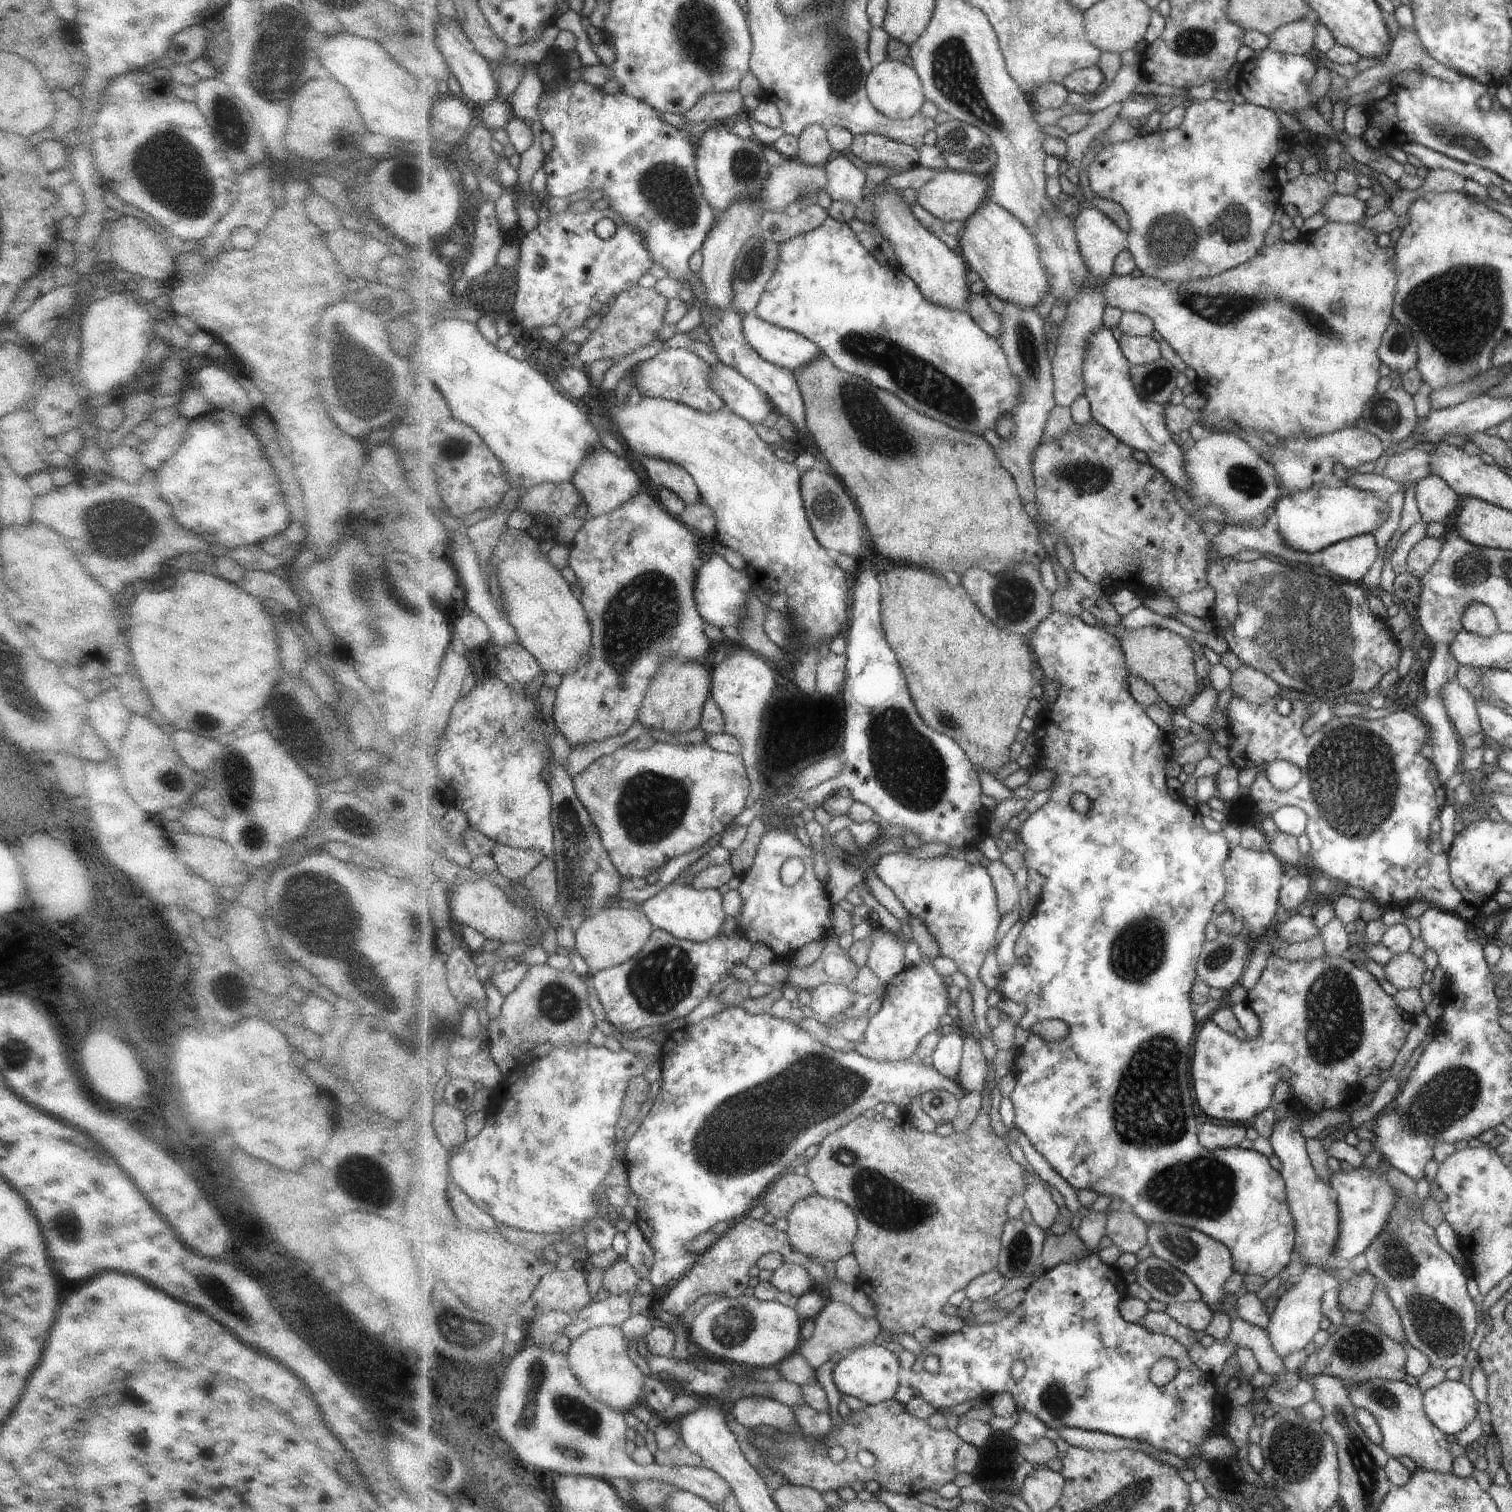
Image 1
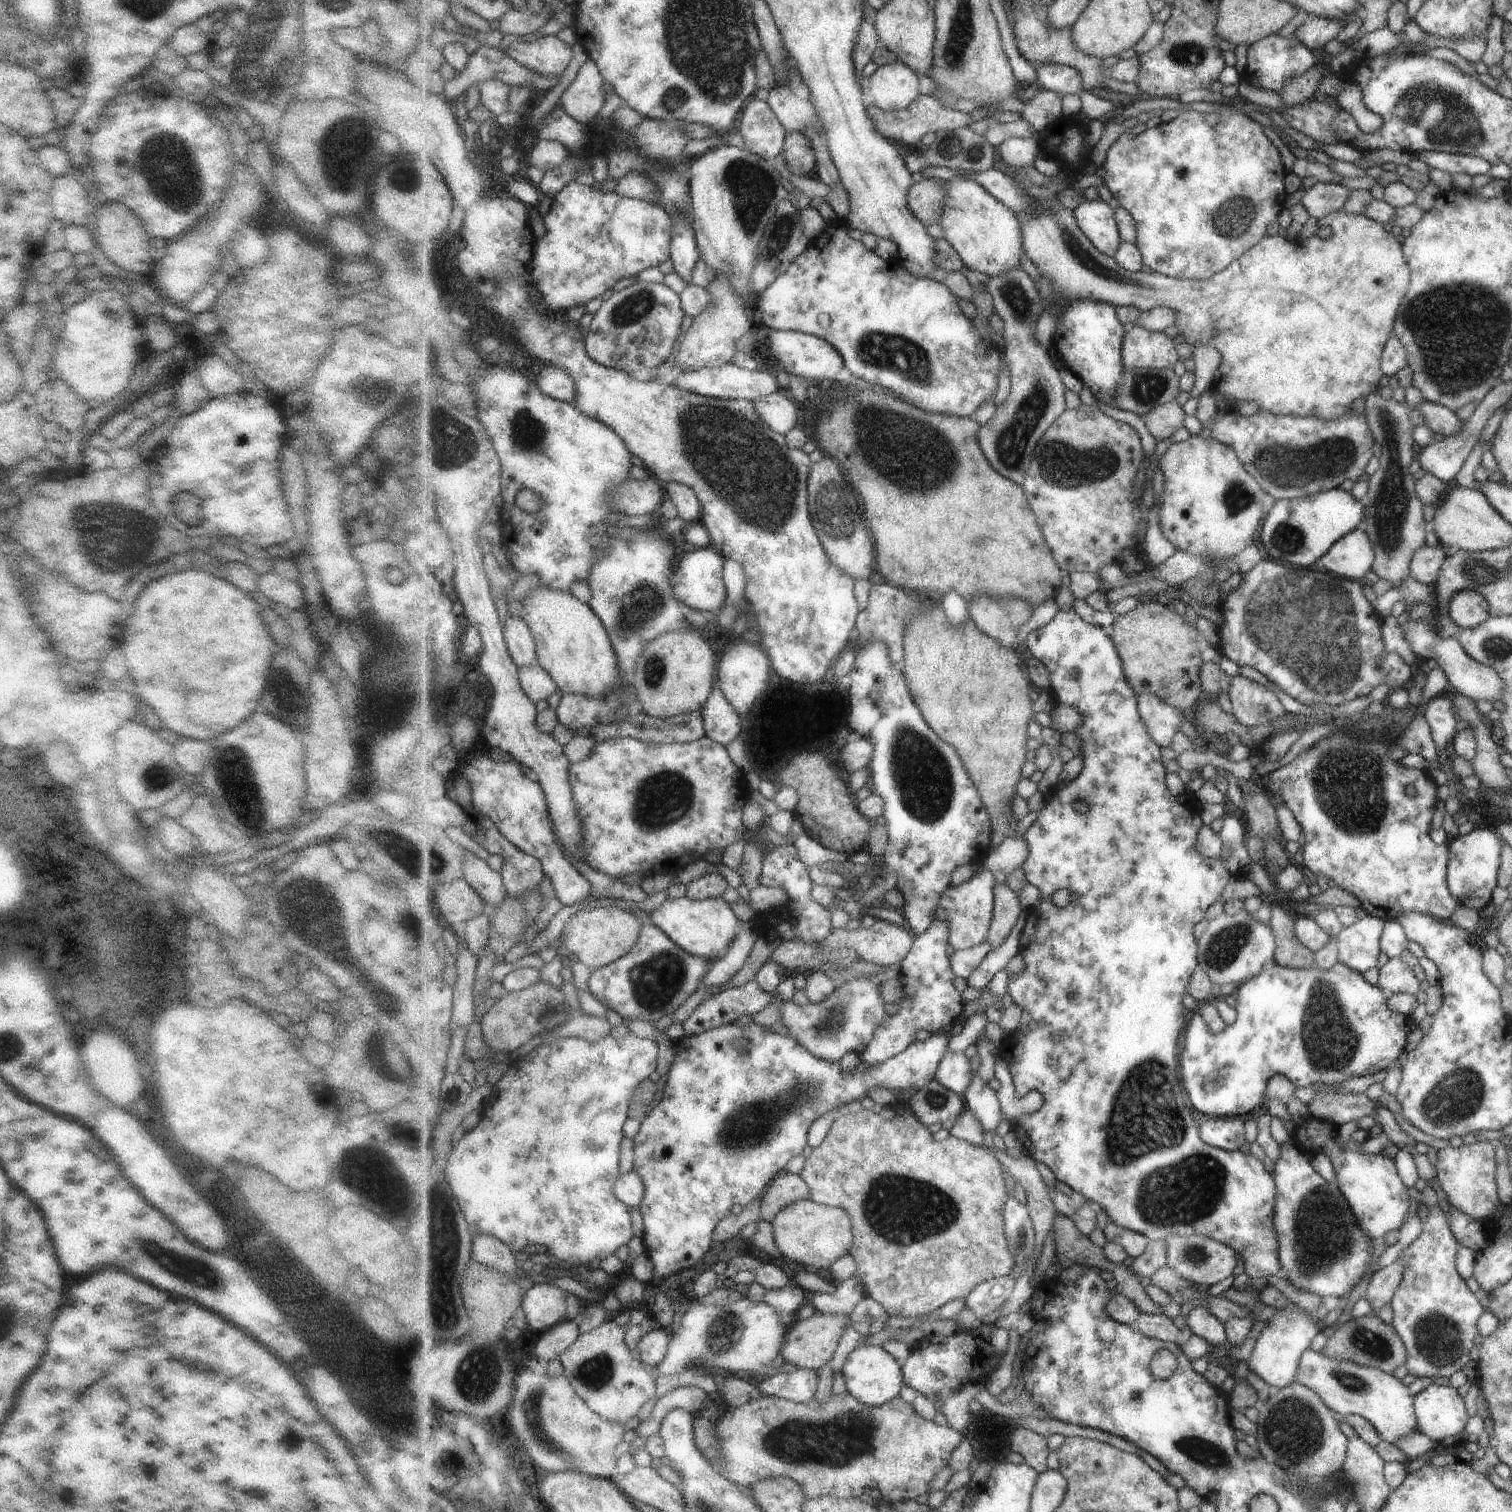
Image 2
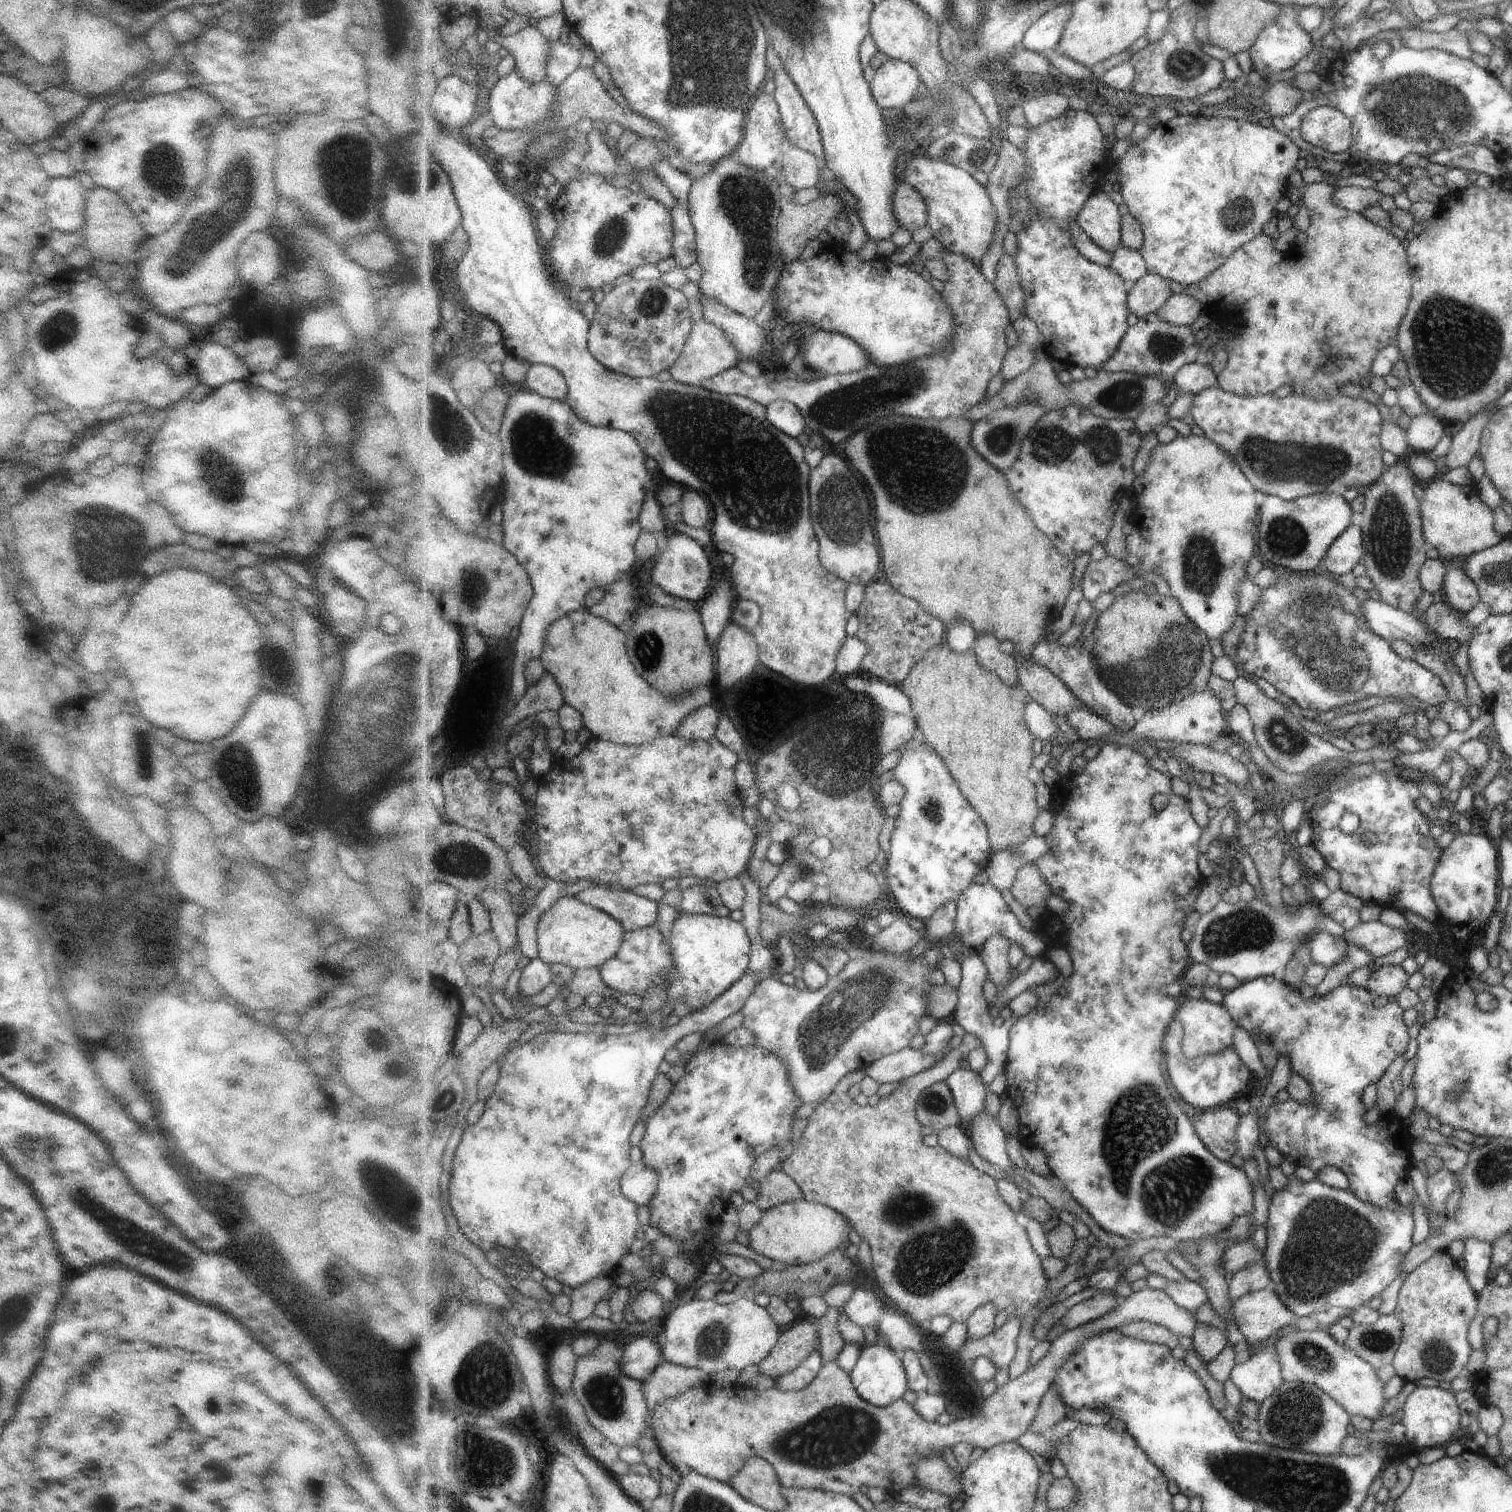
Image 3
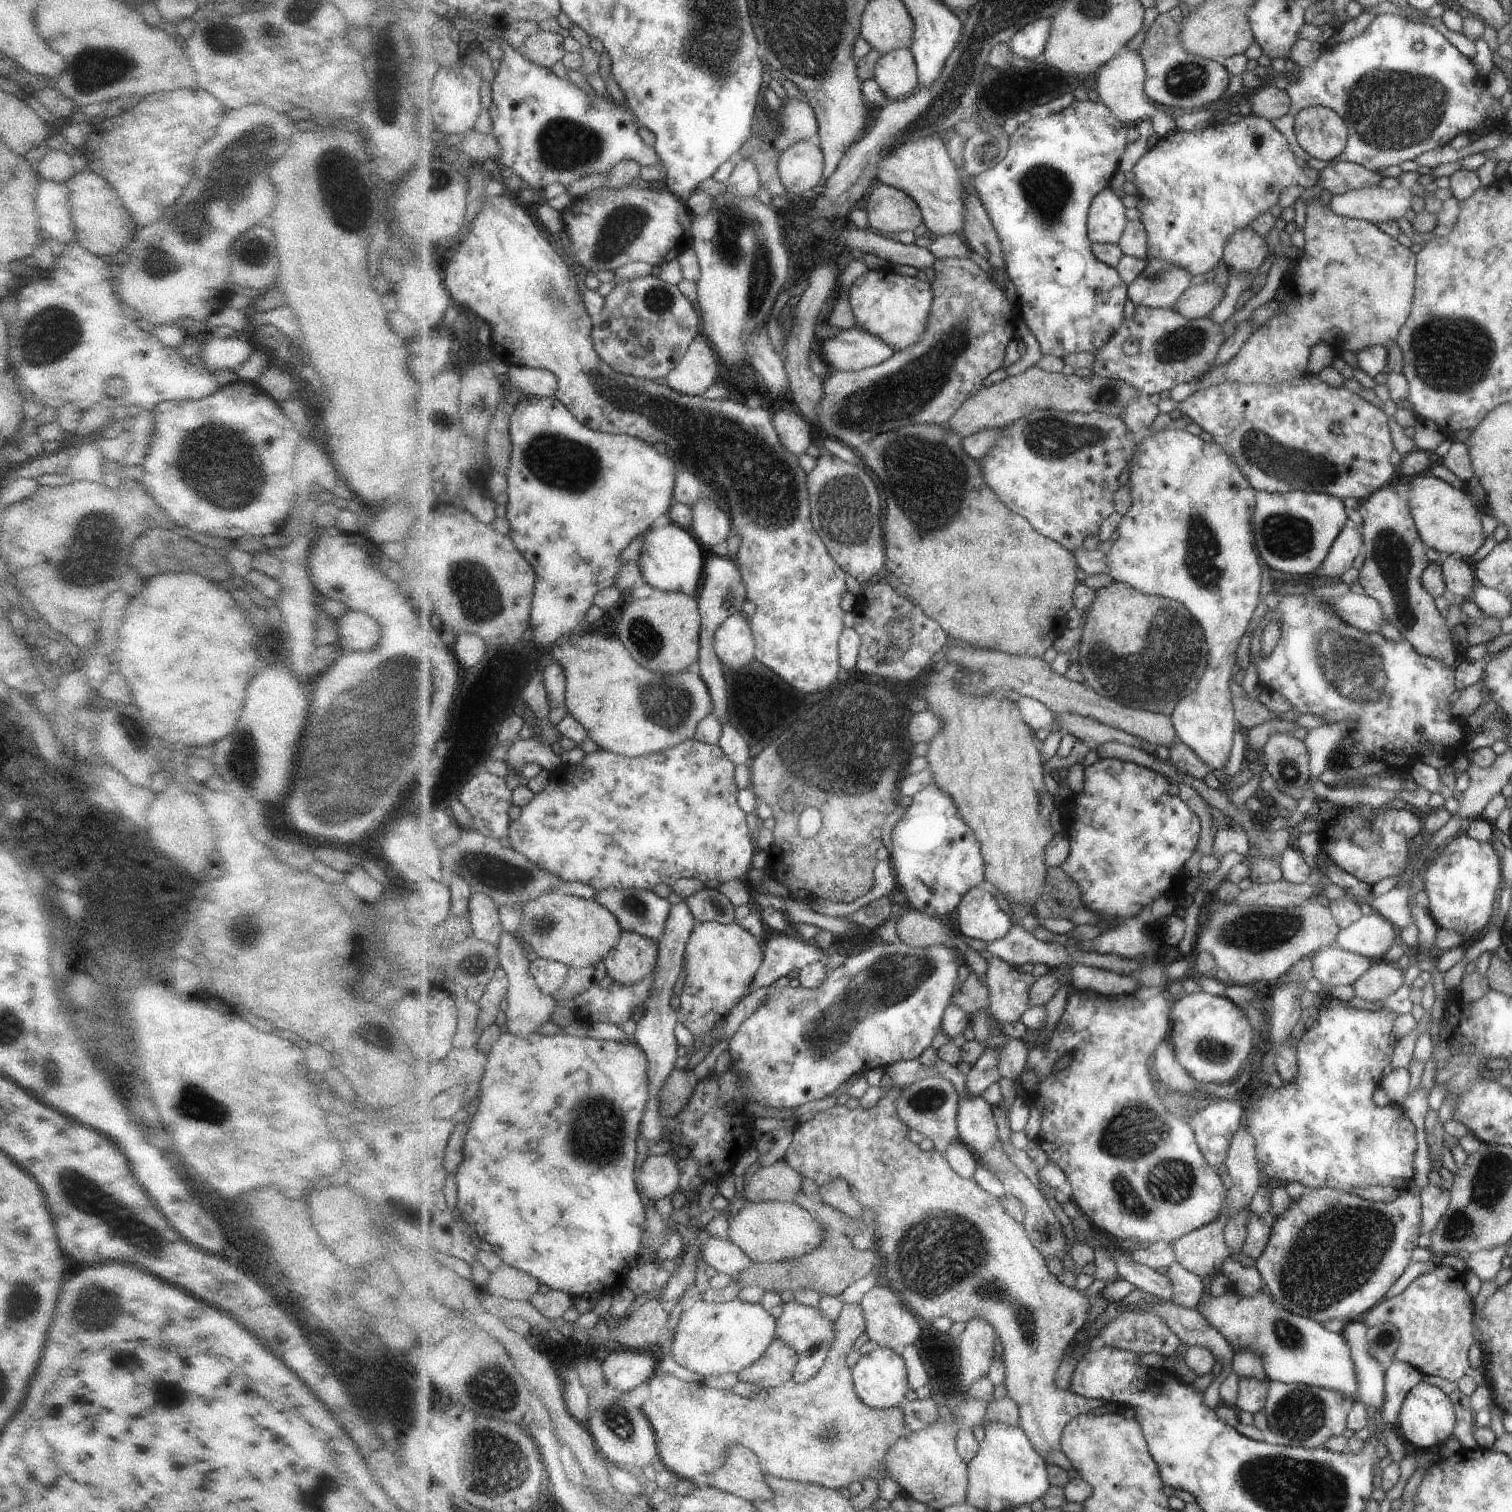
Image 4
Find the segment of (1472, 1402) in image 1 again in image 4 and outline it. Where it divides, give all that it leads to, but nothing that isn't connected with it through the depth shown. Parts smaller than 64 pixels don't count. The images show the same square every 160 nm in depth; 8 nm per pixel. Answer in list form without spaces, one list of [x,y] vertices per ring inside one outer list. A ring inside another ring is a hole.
[[[1421,1380],[1407,1392],[1395,1426],[1401,1440],[1413,1444],[1419,1450],[1429,1451],[1440,1446],[1447,1437],[1451,1436],[1454,1422],[1454,1410],[1446,1393]]]

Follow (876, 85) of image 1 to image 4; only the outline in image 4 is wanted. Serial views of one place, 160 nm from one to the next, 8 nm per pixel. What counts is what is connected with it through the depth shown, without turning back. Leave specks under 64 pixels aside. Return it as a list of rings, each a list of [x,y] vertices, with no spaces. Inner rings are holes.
[[[895,49],[883,54],[876,64],[874,77],[890,101],[904,99],[921,86],[916,56],[911,49]]]

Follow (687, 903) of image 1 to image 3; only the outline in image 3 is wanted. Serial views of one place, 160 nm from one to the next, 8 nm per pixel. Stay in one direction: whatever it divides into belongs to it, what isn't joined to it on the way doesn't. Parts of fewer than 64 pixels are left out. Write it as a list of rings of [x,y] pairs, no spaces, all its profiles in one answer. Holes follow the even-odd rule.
[[[679,911],[667,939],[680,974],[678,988],[685,991],[685,1003],[693,1007],[691,1012],[720,998],[748,972],[752,940],[746,926],[731,916]]]

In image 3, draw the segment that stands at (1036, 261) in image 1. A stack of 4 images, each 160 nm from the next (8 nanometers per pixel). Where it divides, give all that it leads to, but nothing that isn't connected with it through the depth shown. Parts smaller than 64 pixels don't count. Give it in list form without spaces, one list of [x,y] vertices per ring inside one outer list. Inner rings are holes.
[[[928,152],[910,158],[899,179],[924,196],[928,204],[928,225],[933,229],[935,240],[947,250],[962,254],[980,264],[991,248],[997,230],[996,208],[986,185],[979,184],[964,168],[930,157]]]

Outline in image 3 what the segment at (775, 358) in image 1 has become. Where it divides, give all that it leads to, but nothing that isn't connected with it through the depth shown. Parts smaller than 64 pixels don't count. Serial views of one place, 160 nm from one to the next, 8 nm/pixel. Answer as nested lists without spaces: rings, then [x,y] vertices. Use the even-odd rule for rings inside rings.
[[[819,328],[809,336],[795,335],[794,339],[799,349],[798,341],[802,340],[806,366],[824,375],[860,371],[873,362],[859,341],[841,333]]]

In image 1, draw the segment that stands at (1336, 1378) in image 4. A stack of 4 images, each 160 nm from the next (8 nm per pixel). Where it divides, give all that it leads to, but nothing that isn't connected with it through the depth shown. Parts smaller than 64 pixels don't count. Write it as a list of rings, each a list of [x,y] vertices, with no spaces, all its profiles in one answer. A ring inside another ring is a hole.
[[[1374,1378],[1356,1385],[1351,1385],[1344,1379],[1341,1380],[1348,1386],[1349,1402],[1355,1408],[1361,1407],[1368,1410],[1375,1417],[1382,1434],[1380,1445],[1391,1458],[1410,1458],[1419,1469],[1423,1469],[1424,1471],[1438,1473],[1452,1472],[1454,1457],[1449,1451],[1450,1444],[1447,1443],[1447,1436],[1445,1436],[1443,1431],[1434,1427],[1434,1424],[1430,1422],[1423,1412],[1422,1393],[1419,1391],[1418,1387],[1406,1384],[1405,1381],[1392,1381],[1391,1379]]]

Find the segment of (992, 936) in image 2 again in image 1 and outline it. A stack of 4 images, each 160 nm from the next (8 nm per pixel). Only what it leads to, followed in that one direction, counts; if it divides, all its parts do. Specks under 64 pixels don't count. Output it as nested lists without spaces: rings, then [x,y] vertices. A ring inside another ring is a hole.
[[[1001,859],[990,861],[988,864],[989,874],[995,883],[998,904],[1002,916],[1008,913],[1014,906],[1019,904],[1019,884],[1015,880],[1015,874]]]

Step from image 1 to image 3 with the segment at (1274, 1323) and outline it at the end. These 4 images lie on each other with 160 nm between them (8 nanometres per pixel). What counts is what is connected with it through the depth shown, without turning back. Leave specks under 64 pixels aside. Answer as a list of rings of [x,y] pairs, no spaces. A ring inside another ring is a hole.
[[[1274,1344],[1252,1353],[1242,1364],[1234,1365],[1231,1379],[1251,1400],[1260,1403],[1285,1382],[1280,1358]]]

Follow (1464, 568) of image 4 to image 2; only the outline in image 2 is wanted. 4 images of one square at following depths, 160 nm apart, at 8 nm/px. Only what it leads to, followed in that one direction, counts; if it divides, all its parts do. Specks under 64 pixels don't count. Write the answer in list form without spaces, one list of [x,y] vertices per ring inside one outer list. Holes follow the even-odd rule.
[[[1459,591],[1449,601],[1446,616],[1459,630],[1481,624],[1490,614],[1485,599],[1475,591]]]

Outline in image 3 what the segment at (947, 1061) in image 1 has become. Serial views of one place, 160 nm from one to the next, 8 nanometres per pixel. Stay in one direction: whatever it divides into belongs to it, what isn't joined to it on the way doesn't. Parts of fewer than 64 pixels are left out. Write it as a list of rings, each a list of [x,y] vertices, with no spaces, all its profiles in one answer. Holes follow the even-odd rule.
[[[959,1067],[947,1077],[946,1081],[950,1084],[955,1104],[962,1118],[961,1126],[971,1132],[976,1118],[986,1111],[987,1086],[980,1072],[974,1072],[969,1068]]]

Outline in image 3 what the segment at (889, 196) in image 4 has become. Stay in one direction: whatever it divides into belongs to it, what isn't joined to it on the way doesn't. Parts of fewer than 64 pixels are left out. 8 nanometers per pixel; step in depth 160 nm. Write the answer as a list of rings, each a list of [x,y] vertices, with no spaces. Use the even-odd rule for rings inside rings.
[[[899,183],[893,199],[893,210],[900,226],[912,233],[916,228],[928,224],[928,204],[924,196],[913,186],[907,183]]]

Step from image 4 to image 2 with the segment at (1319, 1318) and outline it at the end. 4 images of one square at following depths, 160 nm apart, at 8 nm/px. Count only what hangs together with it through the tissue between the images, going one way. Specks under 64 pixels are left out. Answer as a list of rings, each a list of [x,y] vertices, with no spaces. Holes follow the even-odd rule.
[[[1293,1135],[1282,1145],[1282,1153],[1274,1166],[1277,1196],[1274,1210],[1274,1227],[1280,1238],[1280,1261],[1283,1268],[1282,1276],[1296,1288],[1322,1296],[1342,1297],[1349,1288],[1355,1286],[1363,1274],[1373,1268],[1373,1260],[1369,1252],[1373,1241],[1361,1230],[1348,1201],[1336,1187],[1335,1182],[1325,1181],[1314,1166],[1311,1166],[1309,1154],[1296,1147]]]

